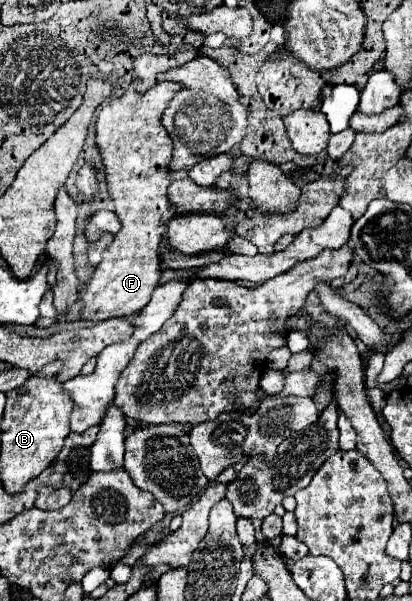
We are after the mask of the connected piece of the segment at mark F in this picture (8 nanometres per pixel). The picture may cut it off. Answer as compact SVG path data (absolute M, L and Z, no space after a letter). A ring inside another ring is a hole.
M174 82L154 84L144 94L138 94L134 88L128 88L120 98L114 98L110 104L106 104L98 114L96 146L104 162L108 192L114 200L114 212L122 228L114 236L112 244L104 250L104 258L96 266L90 282L82 284L82 290L78 294L78 300L84 304L82 320L108 320L108 318L118 318L118 316L132 316L150 302L150 296L160 282L162 270L160 270L160 250L158 248L166 232L168 220L172 220L176 214L176 210L170 206L168 196L166 196L166 188L170 184L168 162L172 158L172 140L166 128L160 124L160 116L178 90L180 86Z

